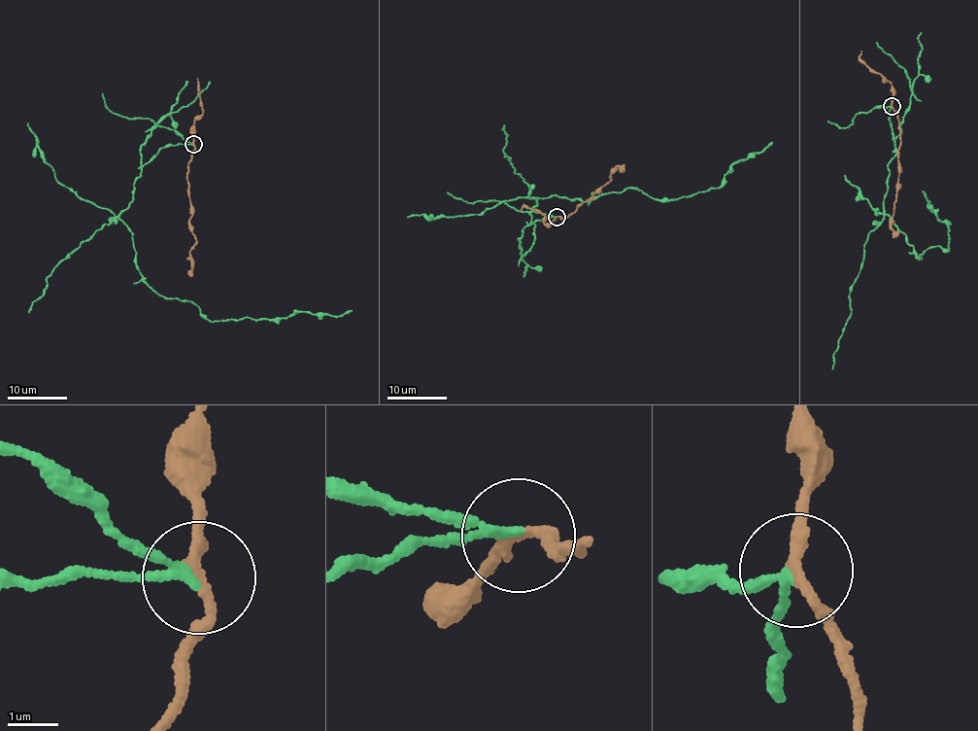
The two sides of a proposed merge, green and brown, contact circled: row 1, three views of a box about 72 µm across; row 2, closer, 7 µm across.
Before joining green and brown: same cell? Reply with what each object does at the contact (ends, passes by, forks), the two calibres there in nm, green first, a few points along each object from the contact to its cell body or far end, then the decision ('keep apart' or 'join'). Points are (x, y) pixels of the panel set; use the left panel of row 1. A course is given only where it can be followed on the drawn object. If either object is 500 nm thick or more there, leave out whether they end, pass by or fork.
green passes by; brown passes by; 150 nm thick on the green side, 200 nm on the other; green runs (193, 144), (167, 144), (142, 167), (132, 202), (119, 215), (148, 285), (193, 302), (214, 322), (352, 310); brown runs (193, 144), (187, 170), (189, 230), (196, 239), (189, 252), (192, 276); keep apart

